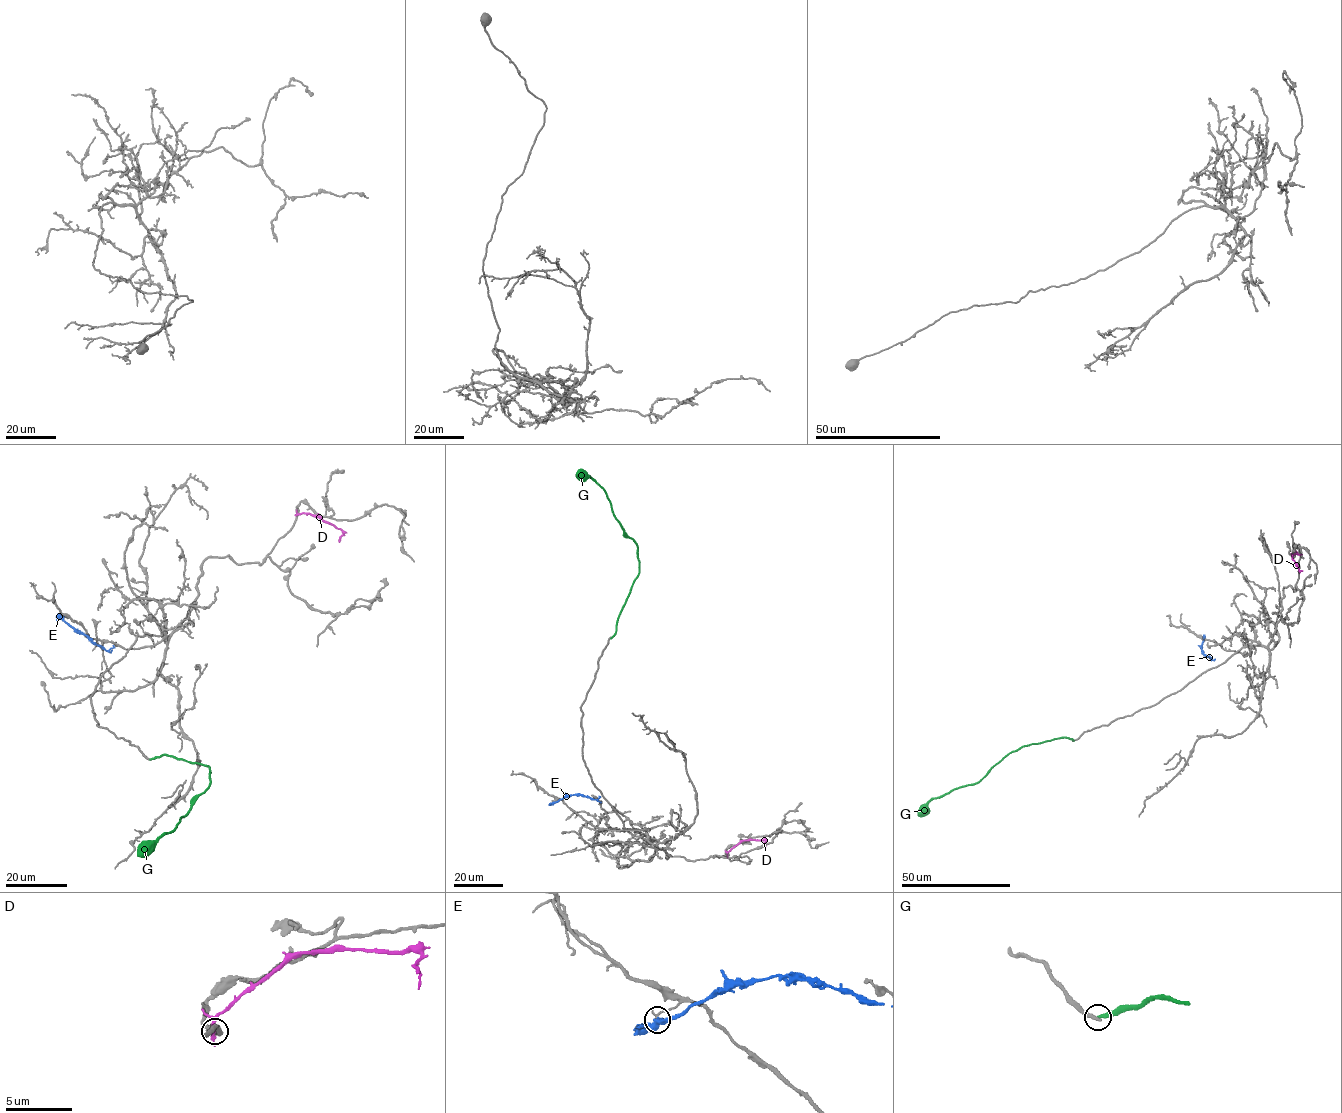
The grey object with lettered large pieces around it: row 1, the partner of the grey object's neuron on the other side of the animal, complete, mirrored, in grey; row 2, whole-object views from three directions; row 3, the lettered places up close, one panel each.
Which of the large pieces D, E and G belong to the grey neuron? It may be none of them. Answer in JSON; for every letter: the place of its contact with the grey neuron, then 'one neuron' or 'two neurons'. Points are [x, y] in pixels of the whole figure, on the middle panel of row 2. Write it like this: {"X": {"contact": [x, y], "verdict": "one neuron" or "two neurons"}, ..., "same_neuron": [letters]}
{"D": {"contact": [727, 855], "verdict": "two neurons"}, "E": {"contact": [553, 802], "verdict": "two neurons"}, "G": {"contact": [610, 638], "verdict": "two neurons"}, "same_neuron": []}

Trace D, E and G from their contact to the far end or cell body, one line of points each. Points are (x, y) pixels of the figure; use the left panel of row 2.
D: (296, 515), (311, 513), (340, 528), (343, 533), (339, 539)
E: (62, 616), (106, 650), (113, 645)
G: (150, 759), (166, 754), (210, 767), (211, 782), (171, 832), (150, 842), (138, 855)

